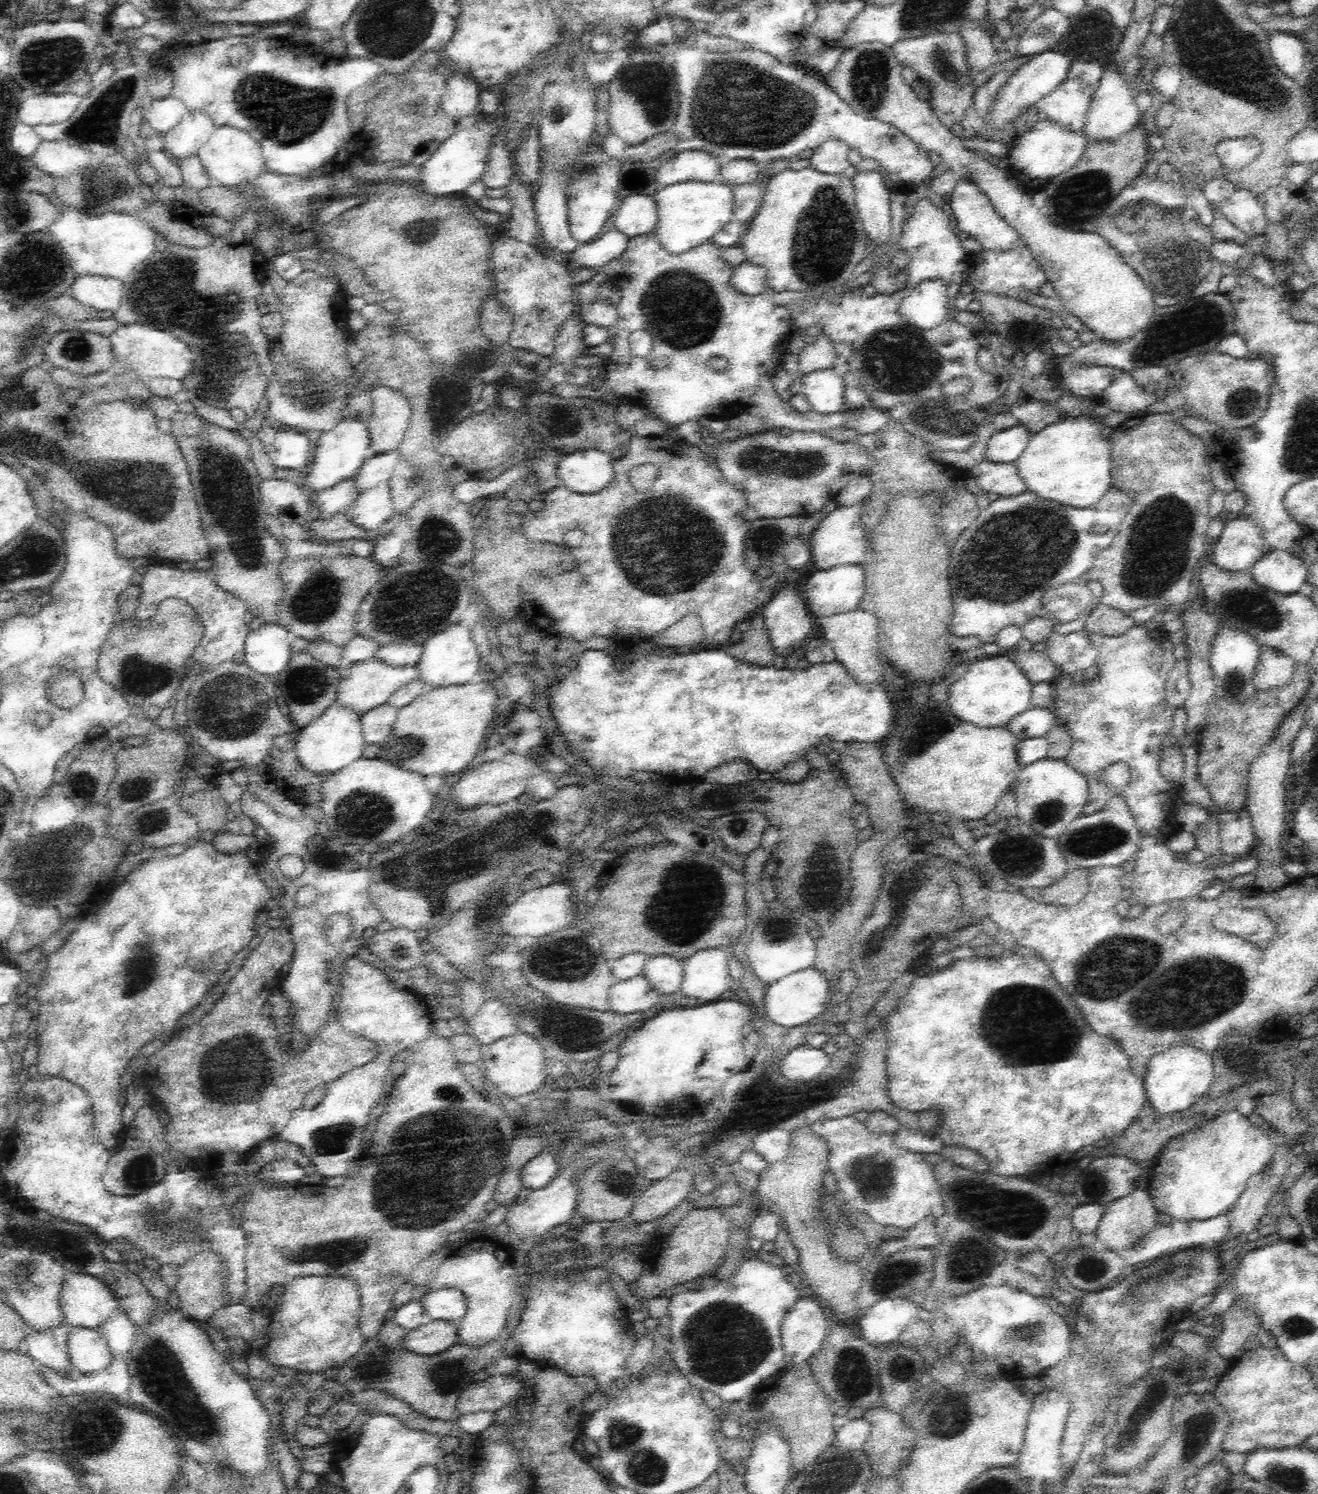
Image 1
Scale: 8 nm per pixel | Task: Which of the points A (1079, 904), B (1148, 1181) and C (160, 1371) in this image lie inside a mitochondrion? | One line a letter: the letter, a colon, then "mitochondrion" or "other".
A: other
B: other
C: mitochondrion

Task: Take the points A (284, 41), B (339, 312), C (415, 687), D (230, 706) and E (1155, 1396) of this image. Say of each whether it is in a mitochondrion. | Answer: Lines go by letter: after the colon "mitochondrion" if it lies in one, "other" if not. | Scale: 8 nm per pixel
A: other
B: other
C: other
D: mitochondrion
E: mitochondrion

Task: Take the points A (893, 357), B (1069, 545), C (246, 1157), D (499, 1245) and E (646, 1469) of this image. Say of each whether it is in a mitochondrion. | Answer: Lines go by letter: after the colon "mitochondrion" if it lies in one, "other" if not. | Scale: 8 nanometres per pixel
A: mitochondrion
B: mitochondrion
C: other
D: other
E: mitochondrion

